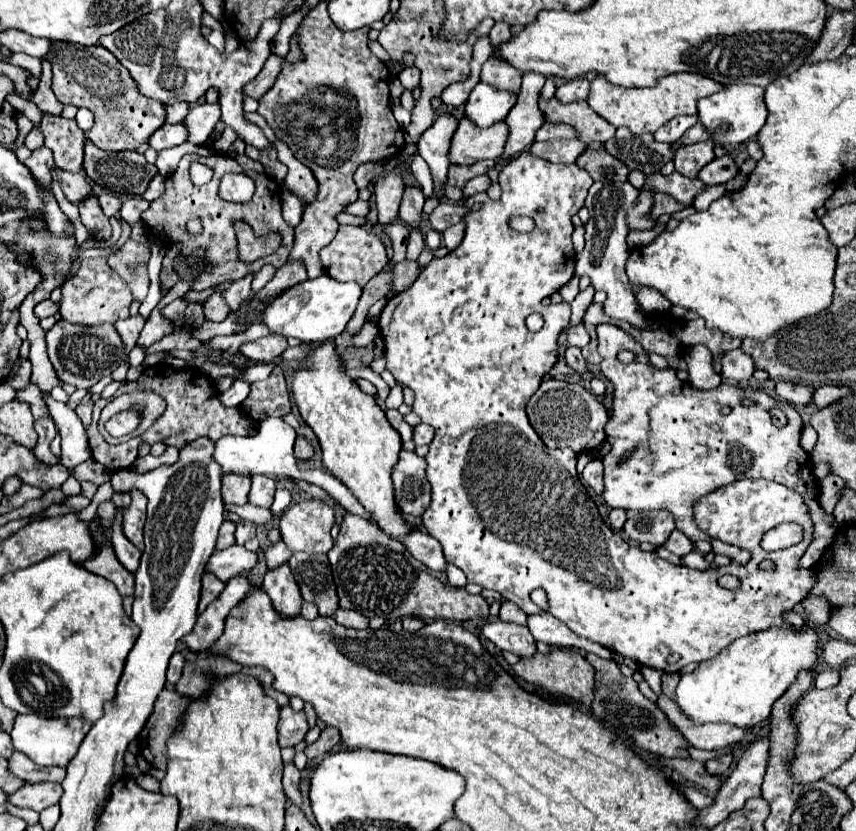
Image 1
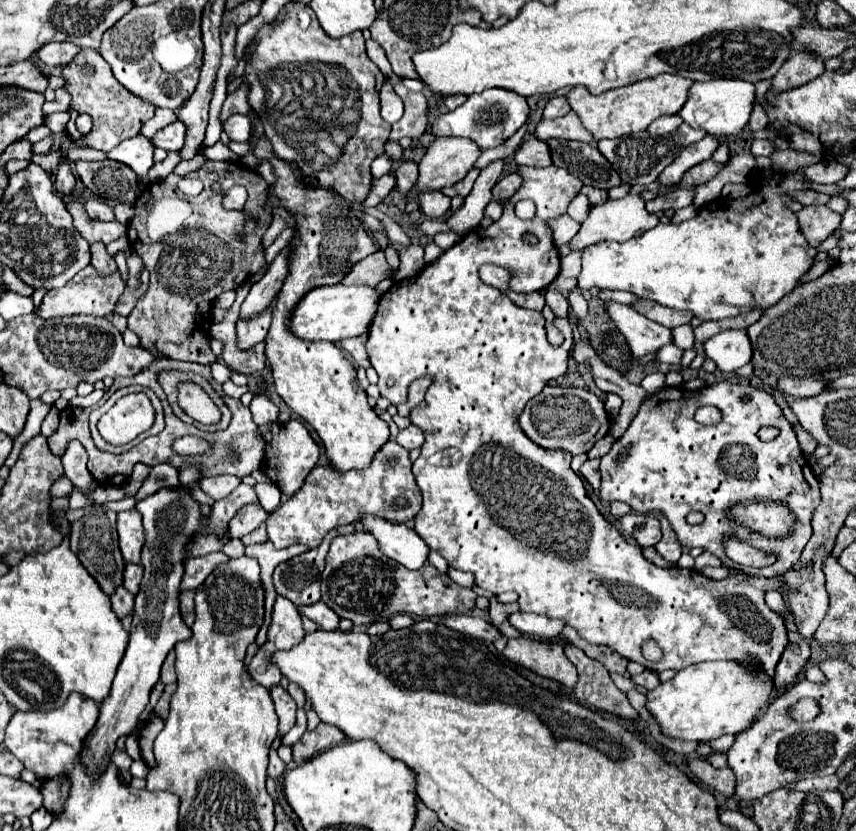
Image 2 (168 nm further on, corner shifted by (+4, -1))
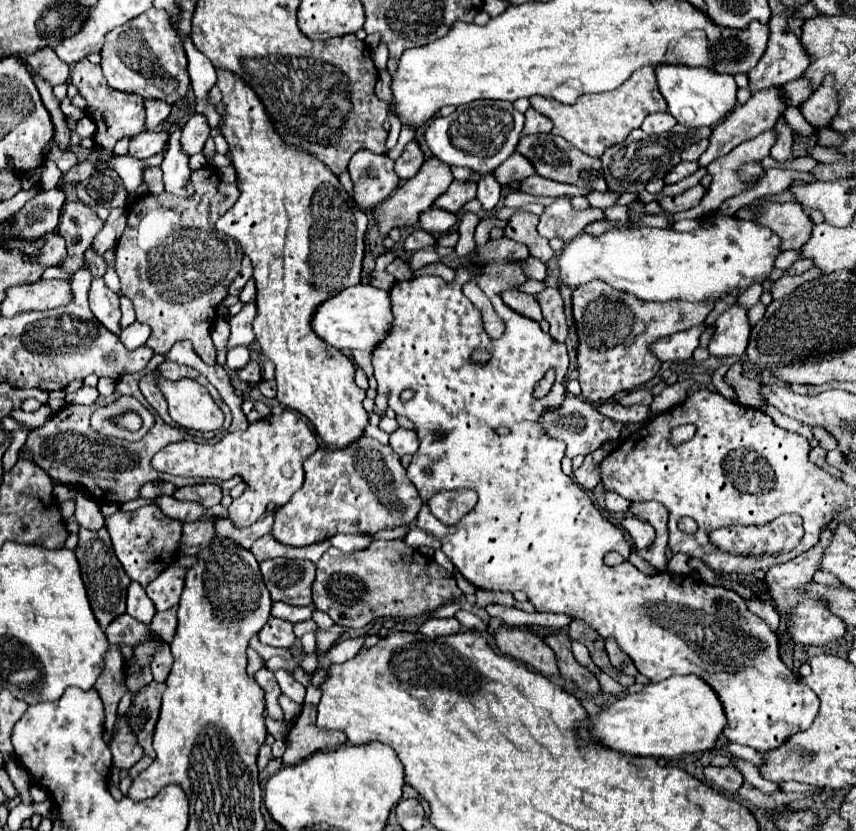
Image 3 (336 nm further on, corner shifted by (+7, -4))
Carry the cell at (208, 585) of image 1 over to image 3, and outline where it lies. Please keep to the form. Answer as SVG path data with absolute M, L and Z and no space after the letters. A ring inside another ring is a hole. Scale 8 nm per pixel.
M177 607L155 613L155 617L151 621L151 631L157 633L165 643L171 643L175 631L177 631Z

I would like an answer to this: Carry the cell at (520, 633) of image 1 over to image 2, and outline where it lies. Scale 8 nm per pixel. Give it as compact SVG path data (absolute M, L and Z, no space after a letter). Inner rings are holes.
M450 614L450 616L442 618L442 624L448 626L450 630L456 630L464 636L472 636L472 638L478 638L484 642L492 642L496 636L500 636L500 632L496 628L492 628L492 624L480 616Z

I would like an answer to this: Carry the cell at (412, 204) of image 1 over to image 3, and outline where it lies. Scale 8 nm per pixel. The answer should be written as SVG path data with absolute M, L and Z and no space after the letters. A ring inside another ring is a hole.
M411 141L411 143L405 147L403 155L395 161L397 177L399 177L401 181L407 181L407 179L415 177L415 175L417 175L417 169L423 165L423 161L425 161L425 157L423 157L419 145L417 145L415 141Z

